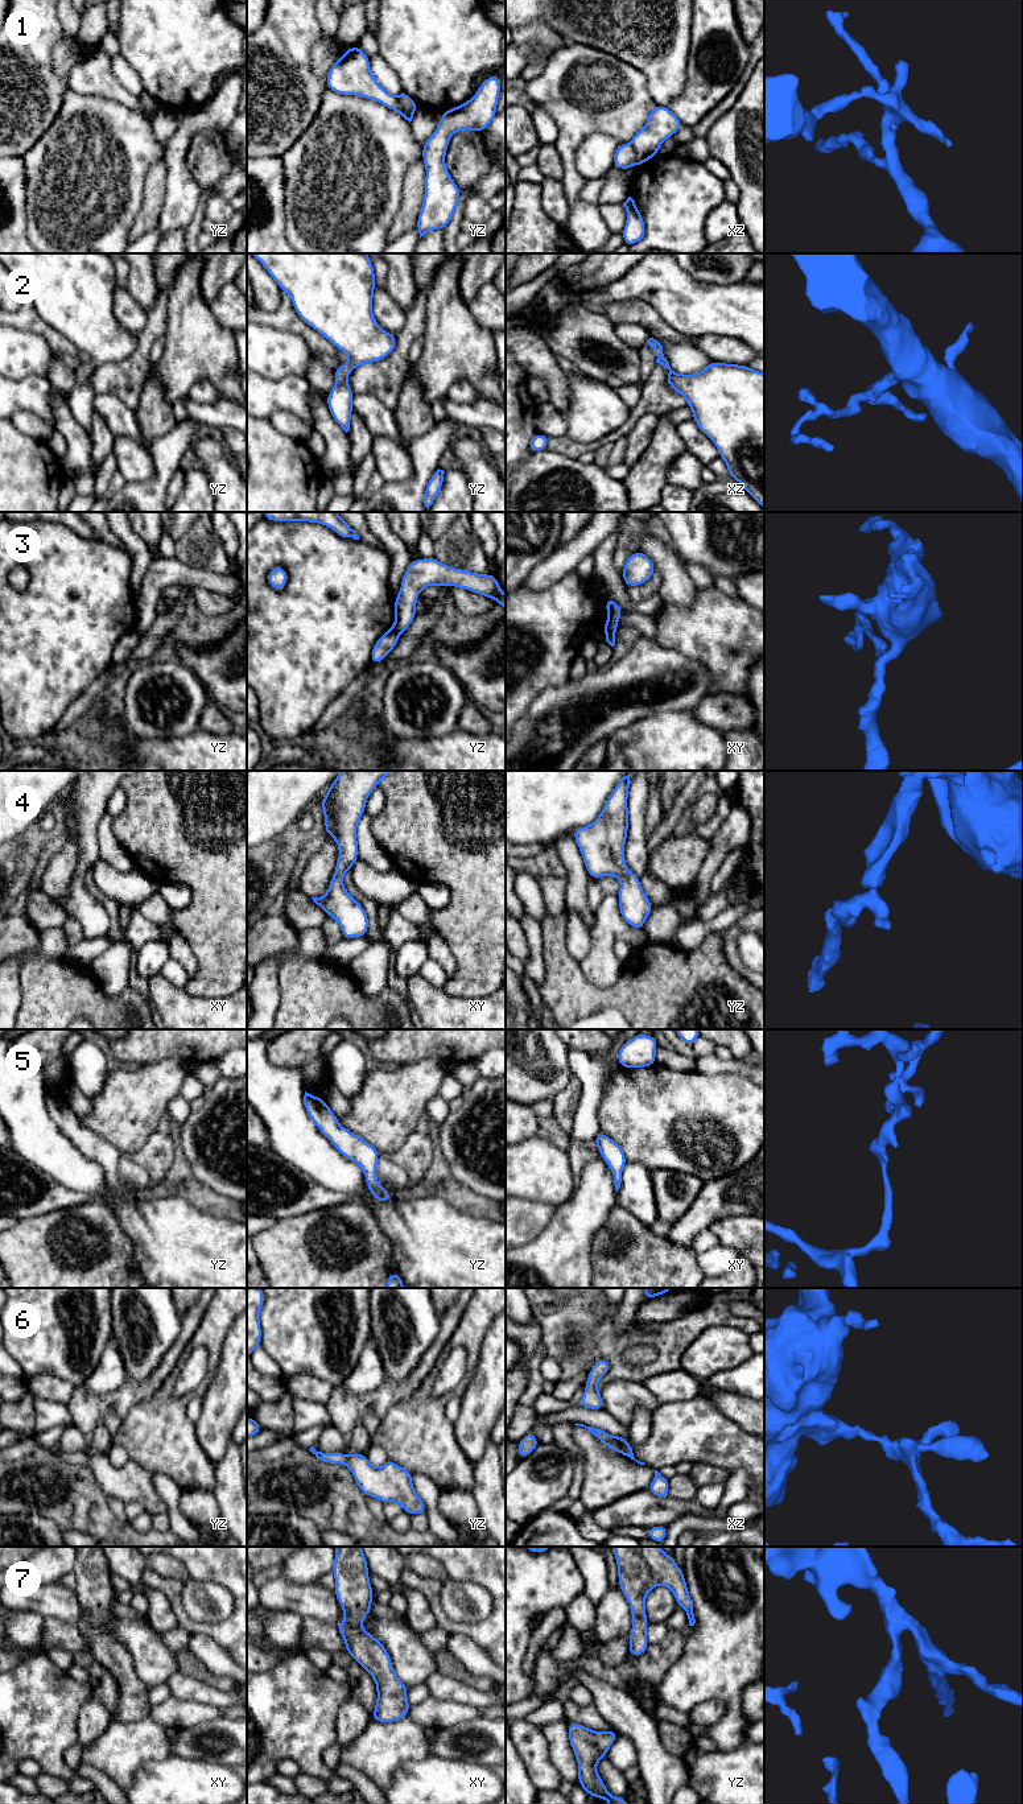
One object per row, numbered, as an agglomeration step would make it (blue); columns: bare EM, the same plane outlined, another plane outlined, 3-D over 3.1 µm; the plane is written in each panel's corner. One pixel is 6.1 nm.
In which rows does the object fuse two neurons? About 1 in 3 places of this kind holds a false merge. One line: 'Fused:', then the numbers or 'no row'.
Fused: 1, 3

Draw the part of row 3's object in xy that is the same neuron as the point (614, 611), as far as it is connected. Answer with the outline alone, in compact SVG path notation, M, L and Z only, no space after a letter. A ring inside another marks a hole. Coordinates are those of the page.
M610 596L605 599L605 606L607 610L607 622L603 624L603 631L615 633L618 629L618 620L624 610Z

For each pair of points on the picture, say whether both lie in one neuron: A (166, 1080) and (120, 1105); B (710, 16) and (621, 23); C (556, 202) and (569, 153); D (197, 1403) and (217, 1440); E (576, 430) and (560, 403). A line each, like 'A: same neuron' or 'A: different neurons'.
A: same neuron
B: different neurons
C: different neurons
D: different neurons
E: different neurons

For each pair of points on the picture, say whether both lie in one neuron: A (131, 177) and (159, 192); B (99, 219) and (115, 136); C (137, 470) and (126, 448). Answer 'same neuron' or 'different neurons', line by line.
A: different neurons
B: same neuron
C: same neuron

